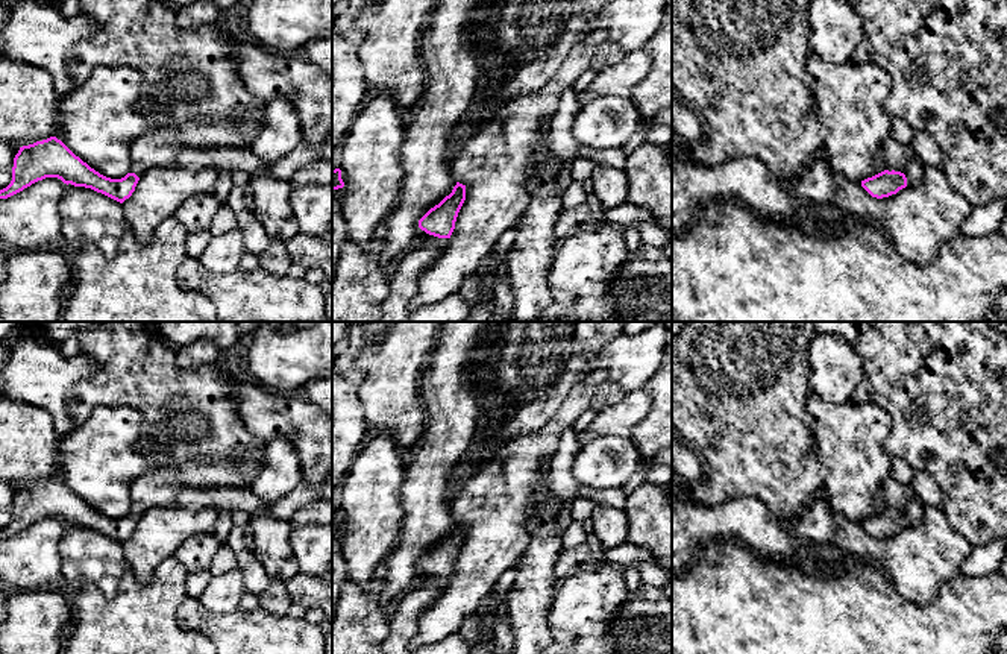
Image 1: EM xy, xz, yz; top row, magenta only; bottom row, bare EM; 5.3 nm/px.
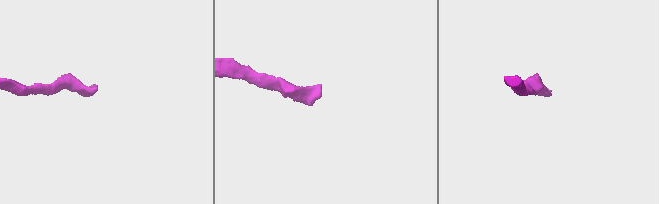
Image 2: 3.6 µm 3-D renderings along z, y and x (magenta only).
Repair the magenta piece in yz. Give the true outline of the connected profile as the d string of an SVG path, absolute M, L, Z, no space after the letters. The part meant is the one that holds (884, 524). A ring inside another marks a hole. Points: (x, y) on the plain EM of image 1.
M887 479L883 484L886 510L861 520L861 527L877 539L896 534L905 527L913 527L922 520L927 507L922 504L910 484Z

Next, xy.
M159 467L144 473L132 483L130 511L121 519L111 519L91 508L61 479L50 476L20 487L14 498L12 520L0 530L0 539L8 539L45 517L58 517L67 525L91 528L123 543L149 508L174 507L182 489L171 470Z

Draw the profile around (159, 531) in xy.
M152 507L138 520L135 531L121 543L129 571L138 583L147 583L164 560L197 534L214 534L217 513L212 508Z

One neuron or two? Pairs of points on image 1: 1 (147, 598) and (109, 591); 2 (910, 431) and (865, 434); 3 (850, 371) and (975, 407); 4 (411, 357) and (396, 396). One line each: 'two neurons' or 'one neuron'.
1: two neurons
2: two neurons
3: two neurons
4: one neuron

